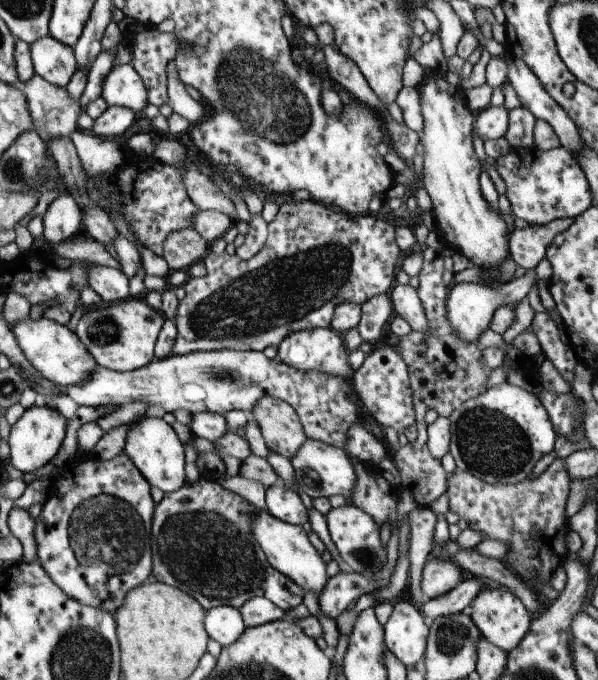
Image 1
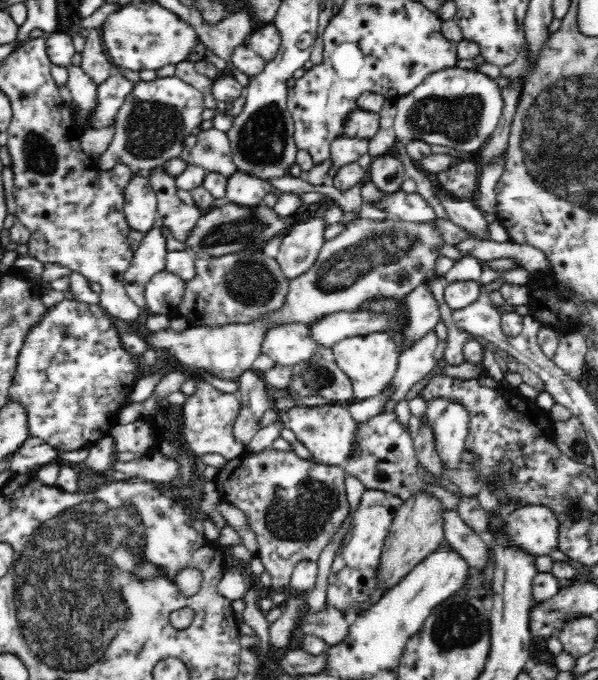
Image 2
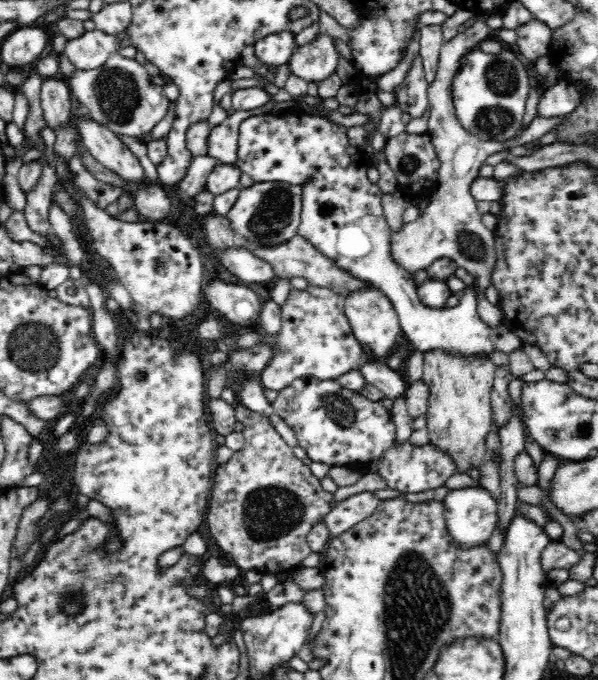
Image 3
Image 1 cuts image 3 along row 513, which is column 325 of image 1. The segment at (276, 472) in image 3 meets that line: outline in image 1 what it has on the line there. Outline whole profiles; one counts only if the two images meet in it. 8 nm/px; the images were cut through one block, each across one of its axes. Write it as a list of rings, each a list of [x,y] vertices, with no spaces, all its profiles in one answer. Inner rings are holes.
[[[312,199],[308,201],[293,201],[290,204],[282,204],[279,207],[278,214],[274,220],[268,223],[268,239],[262,246],[262,250],[250,260],[240,260],[236,255],[229,256],[225,253],[223,256],[217,256],[210,250],[203,259],[208,274],[203,278],[190,278],[183,284],[186,289],[186,296],[179,300],[175,318],[172,320],[178,324],[178,334],[173,345],[172,355],[184,355],[185,353],[194,353],[195,351],[222,351],[223,349],[233,349],[234,351],[264,351],[266,348],[277,348],[284,338],[289,335],[307,330],[307,329],[328,329],[334,315],[334,310],[343,303],[355,303],[362,305],[374,296],[390,293],[396,284],[396,276],[400,260],[404,255],[396,243],[396,223],[390,224],[382,218],[375,218],[373,215],[348,215],[343,211],[337,212],[336,209],[323,206]]]

